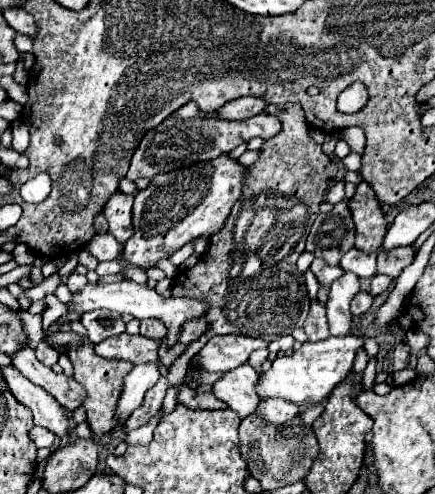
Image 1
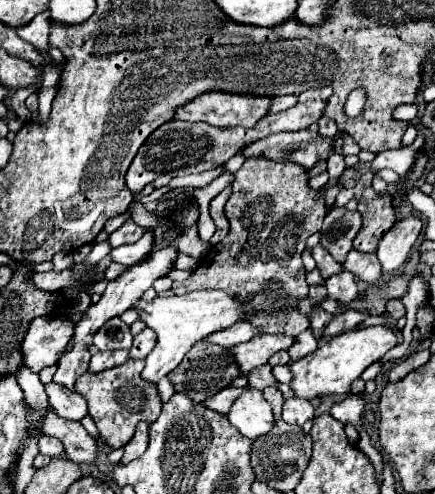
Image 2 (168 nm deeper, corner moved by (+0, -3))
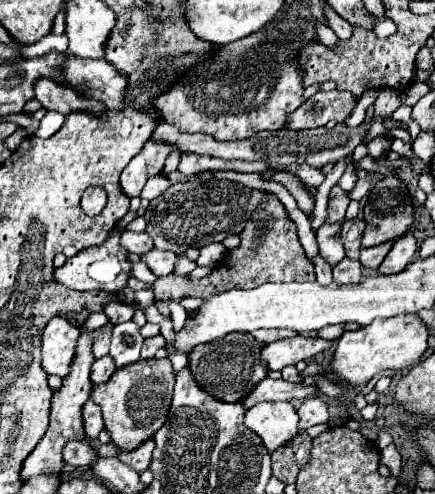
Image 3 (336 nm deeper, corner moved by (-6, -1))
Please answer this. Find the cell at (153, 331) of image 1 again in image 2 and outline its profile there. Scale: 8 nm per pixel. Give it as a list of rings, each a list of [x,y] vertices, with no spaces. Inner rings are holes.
[[[145,329],[139,335],[135,335],[133,347],[129,351],[129,357],[131,359],[145,359],[151,353],[151,349],[155,347],[155,339],[157,337],[155,337],[155,331],[153,329]]]

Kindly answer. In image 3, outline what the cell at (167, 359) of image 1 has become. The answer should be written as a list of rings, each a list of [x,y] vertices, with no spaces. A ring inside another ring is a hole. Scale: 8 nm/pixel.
[[[231,333],[219,341],[197,345],[189,353],[189,371],[205,393],[219,401],[237,403],[239,397],[243,397],[243,393],[255,385],[255,381],[261,381],[267,375],[267,369],[259,365],[259,349],[261,343],[249,333]]]

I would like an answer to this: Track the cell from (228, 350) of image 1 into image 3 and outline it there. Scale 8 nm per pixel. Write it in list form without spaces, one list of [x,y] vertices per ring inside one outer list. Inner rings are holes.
[[[295,335],[295,337],[287,337],[287,339],[273,341],[269,345],[263,345],[261,361],[265,363],[267,369],[281,371],[285,365],[295,365],[297,361],[307,361],[329,347],[331,347],[331,343],[321,337],[307,339],[303,335]]]

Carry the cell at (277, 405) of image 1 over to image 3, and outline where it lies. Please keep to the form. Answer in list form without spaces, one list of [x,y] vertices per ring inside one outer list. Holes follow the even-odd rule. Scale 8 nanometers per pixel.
[[[309,397],[305,399],[299,409],[299,429],[305,431],[313,425],[319,425],[319,423],[327,423],[329,421],[329,413],[327,413],[327,403],[323,403],[319,397]]]

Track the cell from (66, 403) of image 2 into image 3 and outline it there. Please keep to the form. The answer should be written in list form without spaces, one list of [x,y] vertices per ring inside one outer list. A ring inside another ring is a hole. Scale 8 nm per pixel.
[[[89,399],[85,405],[83,405],[83,423],[85,423],[85,433],[89,437],[97,437],[99,431],[103,429],[103,417],[101,417],[101,409]]]

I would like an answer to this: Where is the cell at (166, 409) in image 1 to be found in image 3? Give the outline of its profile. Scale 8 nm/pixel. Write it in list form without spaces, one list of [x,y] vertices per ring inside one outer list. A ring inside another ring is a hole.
[[[105,355],[105,357],[101,357],[101,359],[95,359],[95,363],[93,363],[93,369],[91,369],[91,381],[97,385],[97,383],[105,383],[111,375],[113,375],[113,371],[117,369],[117,365],[115,365],[115,361],[109,357],[109,355]]]

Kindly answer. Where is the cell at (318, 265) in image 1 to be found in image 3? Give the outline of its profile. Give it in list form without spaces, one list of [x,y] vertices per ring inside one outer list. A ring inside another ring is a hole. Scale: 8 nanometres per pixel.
[[[323,223],[319,227],[319,235],[317,235],[317,241],[319,241],[319,255],[331,265],[335,267],[343,257],[345,257],[345,249],[341,245],[341,239],[339,239],[339,225],[341,223]]]

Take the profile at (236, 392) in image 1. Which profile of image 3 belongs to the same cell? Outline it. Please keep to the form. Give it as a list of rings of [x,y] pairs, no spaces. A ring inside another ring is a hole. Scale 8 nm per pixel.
[[[263,401],[245,413],[245,425],[263,439],[263,445],[269,451],[295,437],[299,431],[297,421],[299,415],[289,401]]]

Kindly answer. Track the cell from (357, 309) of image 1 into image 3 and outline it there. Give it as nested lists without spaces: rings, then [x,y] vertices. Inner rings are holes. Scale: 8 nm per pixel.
[[[327,325],[327,327],[323,327],[321,331],[319,331],[319,335],[323,337],[323,339],[327,339],[327,341],[335,341],[335,339],[339,339],[341,335],[343,335],[343,329],[345,325]]]

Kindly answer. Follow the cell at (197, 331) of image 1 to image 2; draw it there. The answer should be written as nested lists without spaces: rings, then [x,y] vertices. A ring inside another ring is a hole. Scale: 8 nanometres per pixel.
[[[243,321],[243,323],[233,325],[227,331],[217,331],[215,335],[209,335],[207,341],[217,343],[217,345],[223,345],[223,347],[233,347],[237,343],[245,343],[245,341],[255,339],[259,335],[261,335],[261,331],[257,327],[251,327],[247,321]]]

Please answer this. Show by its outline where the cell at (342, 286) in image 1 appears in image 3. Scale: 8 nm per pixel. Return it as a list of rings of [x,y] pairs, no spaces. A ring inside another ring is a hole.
[[[343,259],[337,267],[333,267],[333,281],[343,285],[343,283],[359,283],[361,281],[361,263],[353,259]]]

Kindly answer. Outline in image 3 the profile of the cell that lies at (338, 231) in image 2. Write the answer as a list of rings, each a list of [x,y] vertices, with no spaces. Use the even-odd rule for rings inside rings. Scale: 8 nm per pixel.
[[[359,217],[341,223],[341,241],[345,245],[345,253],[349,259],[359,259],[363,229],[365,229],[365,221]]]

